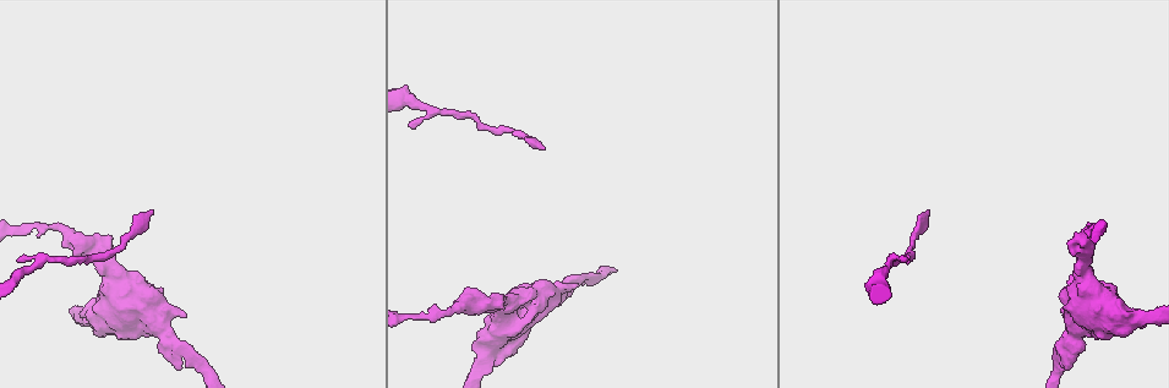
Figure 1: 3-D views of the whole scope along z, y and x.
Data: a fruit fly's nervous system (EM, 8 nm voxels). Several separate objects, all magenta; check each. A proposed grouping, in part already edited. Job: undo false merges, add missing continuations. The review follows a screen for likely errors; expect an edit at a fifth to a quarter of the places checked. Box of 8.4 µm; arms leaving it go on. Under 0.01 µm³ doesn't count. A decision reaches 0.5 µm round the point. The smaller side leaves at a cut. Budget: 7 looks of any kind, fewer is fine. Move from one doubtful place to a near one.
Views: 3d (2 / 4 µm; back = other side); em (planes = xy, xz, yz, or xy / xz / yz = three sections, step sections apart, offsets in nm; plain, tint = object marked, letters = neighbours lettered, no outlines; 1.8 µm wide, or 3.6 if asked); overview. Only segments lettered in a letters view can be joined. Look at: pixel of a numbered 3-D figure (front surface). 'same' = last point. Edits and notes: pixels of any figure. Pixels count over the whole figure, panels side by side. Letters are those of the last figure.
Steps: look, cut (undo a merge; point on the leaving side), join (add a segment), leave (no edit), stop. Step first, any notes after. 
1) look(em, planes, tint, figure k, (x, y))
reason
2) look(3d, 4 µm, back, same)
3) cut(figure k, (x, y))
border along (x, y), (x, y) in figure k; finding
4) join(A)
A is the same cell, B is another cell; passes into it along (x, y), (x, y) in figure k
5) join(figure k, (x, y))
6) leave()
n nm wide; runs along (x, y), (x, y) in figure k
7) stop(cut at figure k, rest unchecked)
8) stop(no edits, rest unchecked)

look(em, xz, step 4, tint, figure 1, (908, 258))
thin end

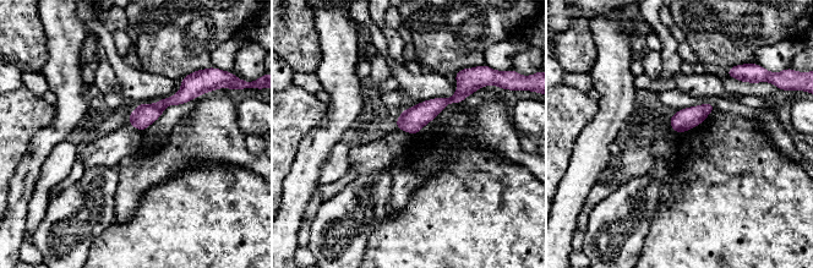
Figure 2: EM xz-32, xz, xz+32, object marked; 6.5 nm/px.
look(em, xy, step 8, letters, same)
cut it another way

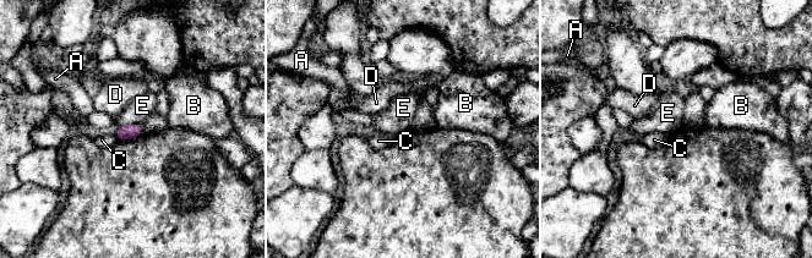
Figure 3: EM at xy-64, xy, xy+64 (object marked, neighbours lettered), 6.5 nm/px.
leave()
100 nm wide; A, B, C, D and E are other cells; border along (141, 122), (123, 125), (116, 128) in figure 3; no lettered segment goes on from it

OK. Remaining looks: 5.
look(3d, 4 µm, back, figure 1, (172, 344))
sudden change in width

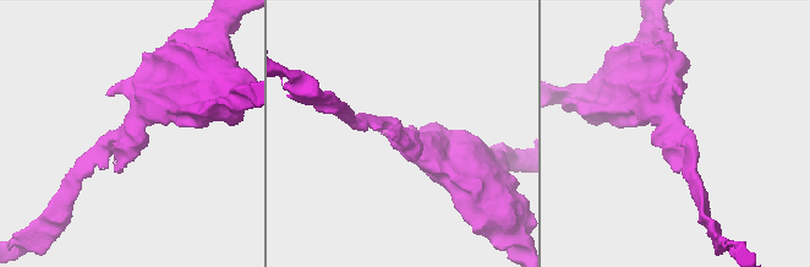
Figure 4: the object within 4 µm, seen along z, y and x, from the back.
look(em, planes, letters, figure 4, (126, 134))

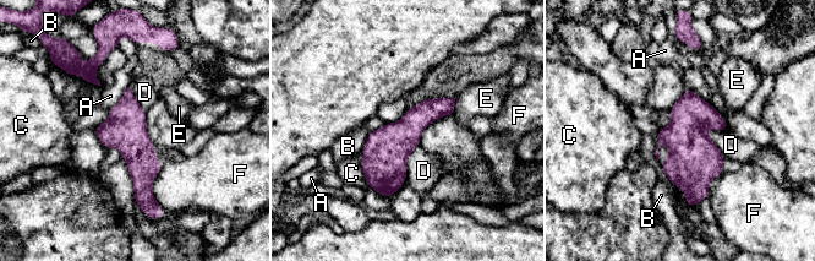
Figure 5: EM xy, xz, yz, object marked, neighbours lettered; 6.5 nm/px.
leave()
F touches over 280 nm; A, B, C, D, E and F are other cells; border along (706, 128), (706, 135), (725, 156) in figure 5; all the same neuron

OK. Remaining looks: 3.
look(3d, 2 µm, figure 1, (543, 150))
branch stops here

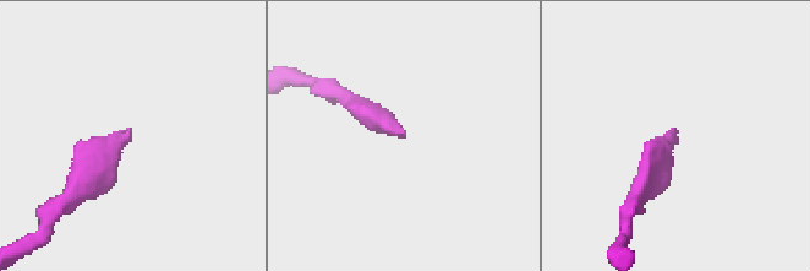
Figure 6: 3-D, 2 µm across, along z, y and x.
look(em, xz, step 8, tint, figure 6, (403, 137))

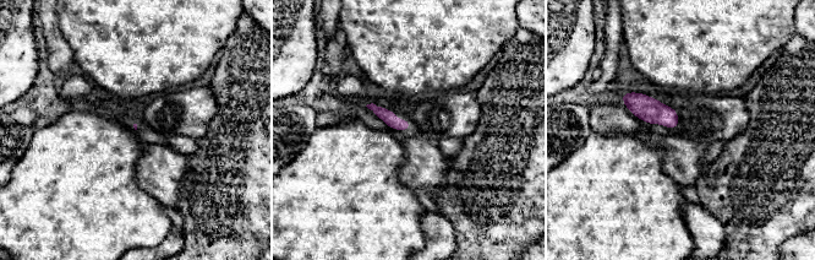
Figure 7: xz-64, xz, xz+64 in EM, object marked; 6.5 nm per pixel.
look(em, planes, letters, same)
cut it another way

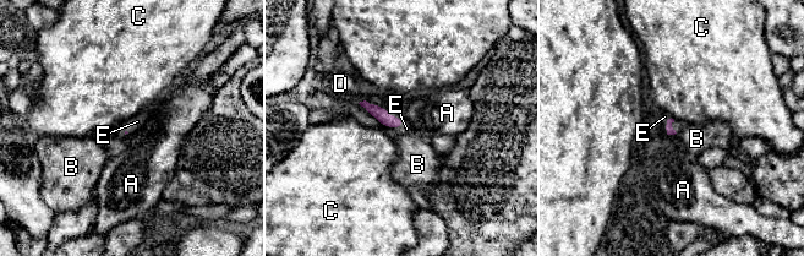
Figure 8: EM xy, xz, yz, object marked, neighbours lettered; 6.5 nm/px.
join(E)
E touches over 150 nm; E is the same cell, A, B, C and D are other cells; passes into it along (382, 115), (397, 115), (406, 129) in figure 8; the neuron continues

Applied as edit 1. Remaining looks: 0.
stop(join at figure 8, rest unchecked)

